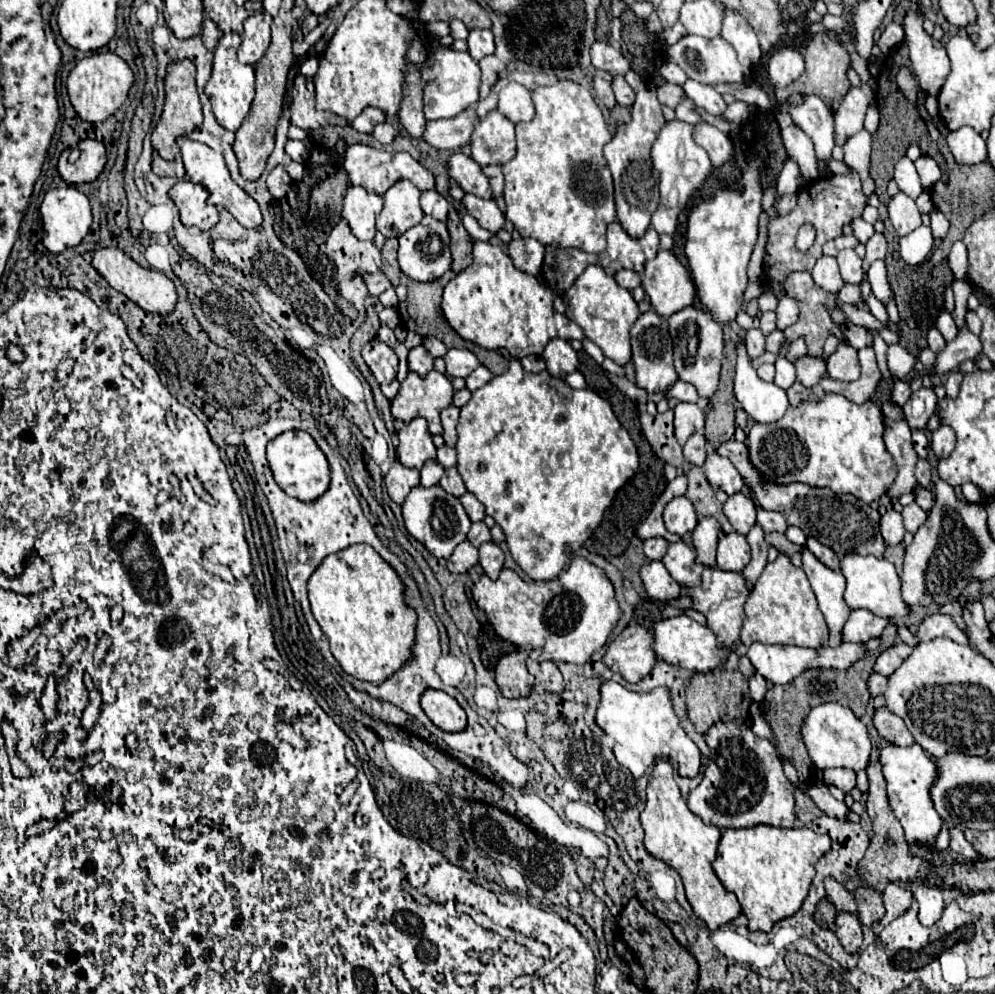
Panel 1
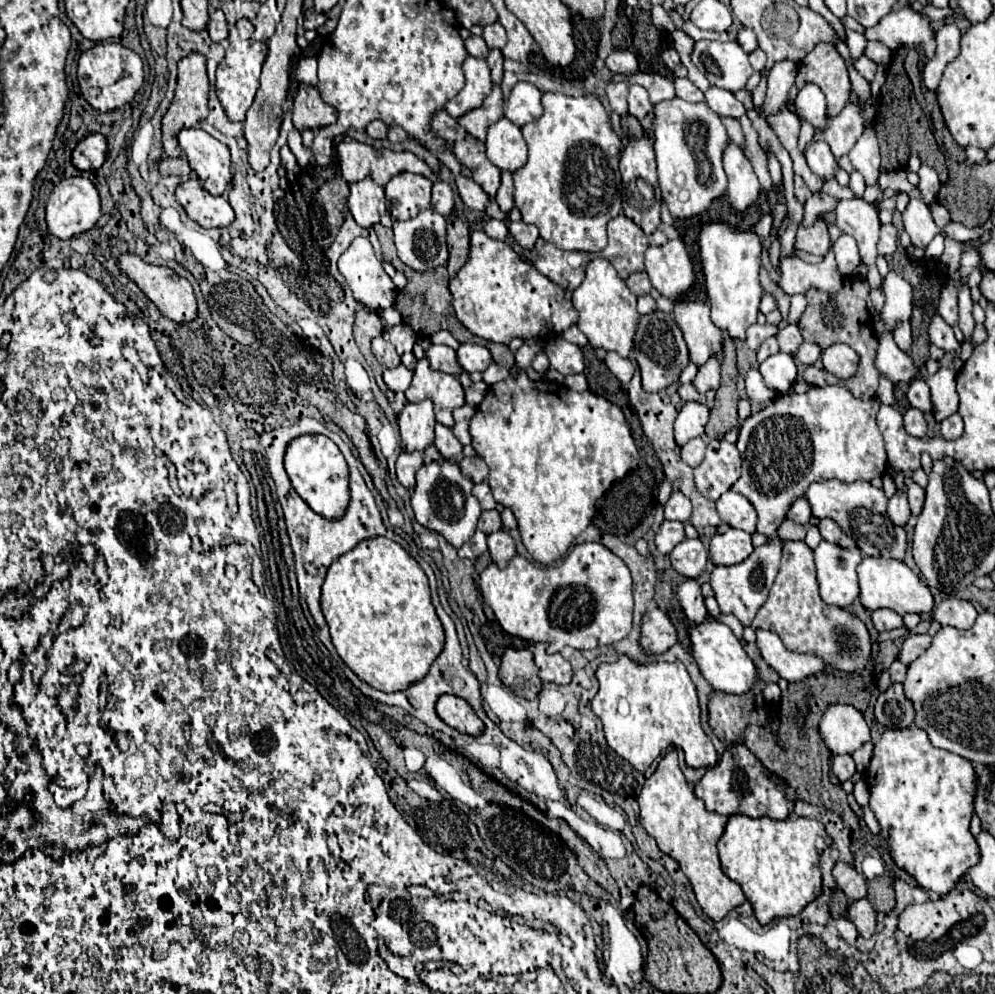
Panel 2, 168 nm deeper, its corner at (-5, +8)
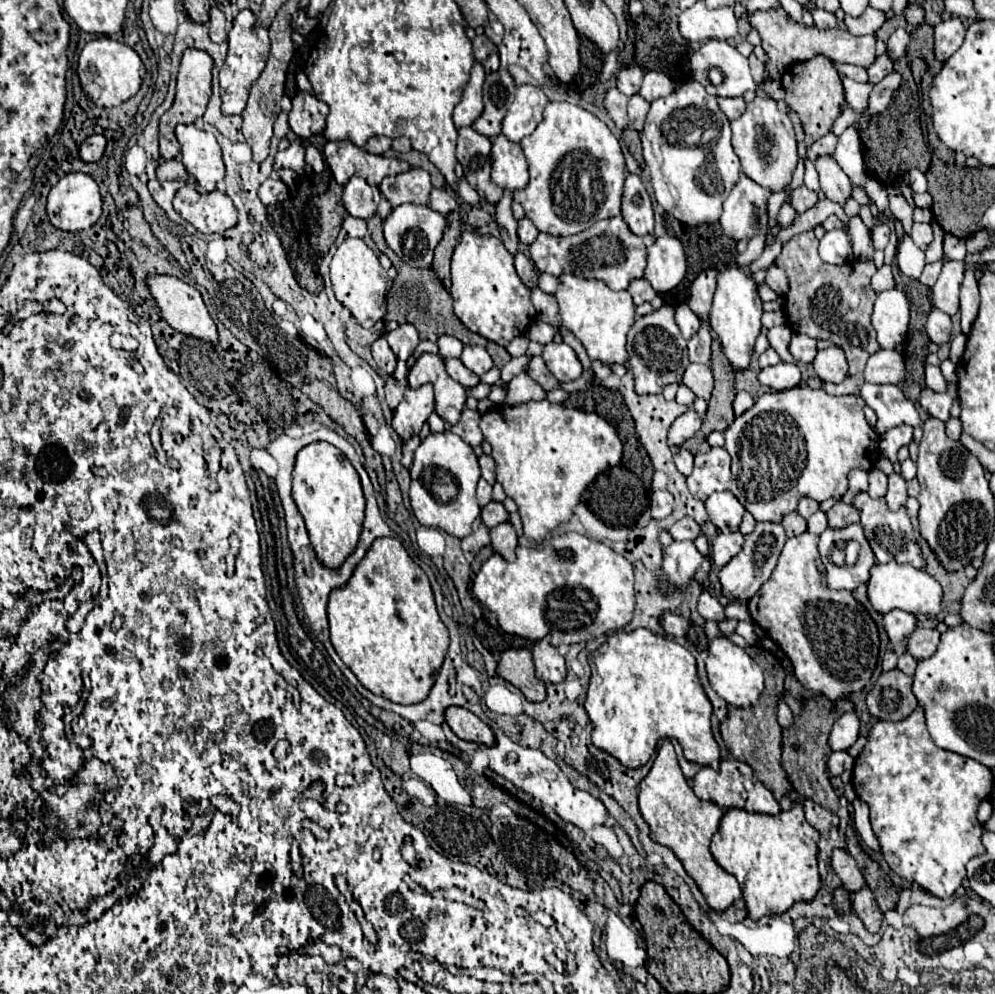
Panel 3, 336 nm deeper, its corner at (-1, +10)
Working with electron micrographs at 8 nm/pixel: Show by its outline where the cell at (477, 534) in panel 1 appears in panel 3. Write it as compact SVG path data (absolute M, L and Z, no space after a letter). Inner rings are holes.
M489 502L485 508L481 508L481 520L487 528L493 528L493 526L505 522L507 518L509 518L509 514L505 512L503 504L499 504L499 502Z

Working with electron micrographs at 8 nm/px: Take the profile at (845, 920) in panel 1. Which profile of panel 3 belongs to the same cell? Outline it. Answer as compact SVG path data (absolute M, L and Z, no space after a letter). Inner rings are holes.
M861 888L859 892L855 892L851 906L853 906L853 912L861 918L861 922L865 924L865 928L869 932L879 932L883 914L881 914L881 910L879 910L869 888Z

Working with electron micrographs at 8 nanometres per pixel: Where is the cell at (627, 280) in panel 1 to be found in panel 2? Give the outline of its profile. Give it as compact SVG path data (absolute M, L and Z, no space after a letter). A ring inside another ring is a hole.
M639 272L639 274L631 274L627 280L627 288L635 294L635 296L643 296L651 292L651 282L647 272Z

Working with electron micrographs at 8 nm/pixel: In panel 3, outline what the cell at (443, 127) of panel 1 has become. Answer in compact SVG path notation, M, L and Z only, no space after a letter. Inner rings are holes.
M505 68L487 74L483 86L485 108L483 114L471 124L471 128L487 138L495 138L501 132L501 122L513 98L515 98L515 84L511 74Z

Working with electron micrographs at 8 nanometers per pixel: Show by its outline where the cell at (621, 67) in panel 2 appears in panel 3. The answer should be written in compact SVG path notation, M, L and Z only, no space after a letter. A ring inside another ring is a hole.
M623 66L617 72L617 88L625 94L625 96L633 96L639 92L643 80L643 72L639 66Z

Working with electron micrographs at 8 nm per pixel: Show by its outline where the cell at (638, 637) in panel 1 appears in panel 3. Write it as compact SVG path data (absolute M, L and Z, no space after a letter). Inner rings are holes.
M665 612L665 614L661 616L659 622L661 622L665 634L667 634L667 636L673 636L673 638L681 638L681 636L685 636L687 626L689 626L689 620L685 620L683 616L673 614L673 612Z

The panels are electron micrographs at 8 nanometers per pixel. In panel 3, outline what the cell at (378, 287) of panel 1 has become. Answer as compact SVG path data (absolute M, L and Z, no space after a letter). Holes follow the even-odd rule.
M347 238L331 260L331 284L337 300L351 310L353 318L363 326L371 328L386 313L386 296L392 285L387 270L381 268L375 252L361 238Z

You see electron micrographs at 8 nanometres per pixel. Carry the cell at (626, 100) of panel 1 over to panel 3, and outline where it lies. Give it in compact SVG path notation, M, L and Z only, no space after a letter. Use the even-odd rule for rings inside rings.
M633 94L629 98L629 122L639 132L643 130L643 122L645 122L647 110L649 110L649 102L641 94Z

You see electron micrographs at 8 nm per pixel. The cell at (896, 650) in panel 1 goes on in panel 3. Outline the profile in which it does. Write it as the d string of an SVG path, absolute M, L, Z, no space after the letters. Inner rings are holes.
M917 628L909 638L907 638L907 652L915 658L929 658L935 654L939 644L939 632L937 630L927 630L927 628Z

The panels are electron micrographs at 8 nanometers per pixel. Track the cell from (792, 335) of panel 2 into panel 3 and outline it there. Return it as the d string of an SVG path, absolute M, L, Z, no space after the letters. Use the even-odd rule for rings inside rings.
M793 332L791 336L791 344L789 344L789 352L793 354L793 358L797 362L811 362L817 354L817 340L805 336L805 334L797 334Z

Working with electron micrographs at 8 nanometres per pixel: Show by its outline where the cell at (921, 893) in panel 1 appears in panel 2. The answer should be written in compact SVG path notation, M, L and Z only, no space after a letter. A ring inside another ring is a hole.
M909 726L909 728L903 728L903 730L885 730L881 740L875 744L873 748L873 758L871 758L871 764L865 768L863 772L863 780L867 782L869 786L869 806L877 818L877 822L881 824L881 838L883 842L887 844L889 848L889 854L891 858L895 860L895 864L905 870L909 876L913 876L921 888L925 888L927 892L935 892L939 896L945 896L949 894L955 884L959 882L959 878L969 870L969 866L975 866L977 860L979 860L979 848L977 848L977 842L975 842L975 836L971 834L969 830L969 824L971 824L971 818L973 818L973 800L975 800L975 790L977 790L977 776L975 776L975 770L973 770L973 764L957 754L951 754L947 750L941 750L941 748L935 748L929 738L927 738L927 732L917 728L917 726Z

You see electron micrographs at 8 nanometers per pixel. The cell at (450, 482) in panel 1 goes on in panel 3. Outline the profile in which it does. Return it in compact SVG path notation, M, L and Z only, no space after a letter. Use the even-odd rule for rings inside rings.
M483 454L479 458L479 466L481 466L481 478L485 478L489 484L493 484L495 482L495 462L493 462L493 458Z

